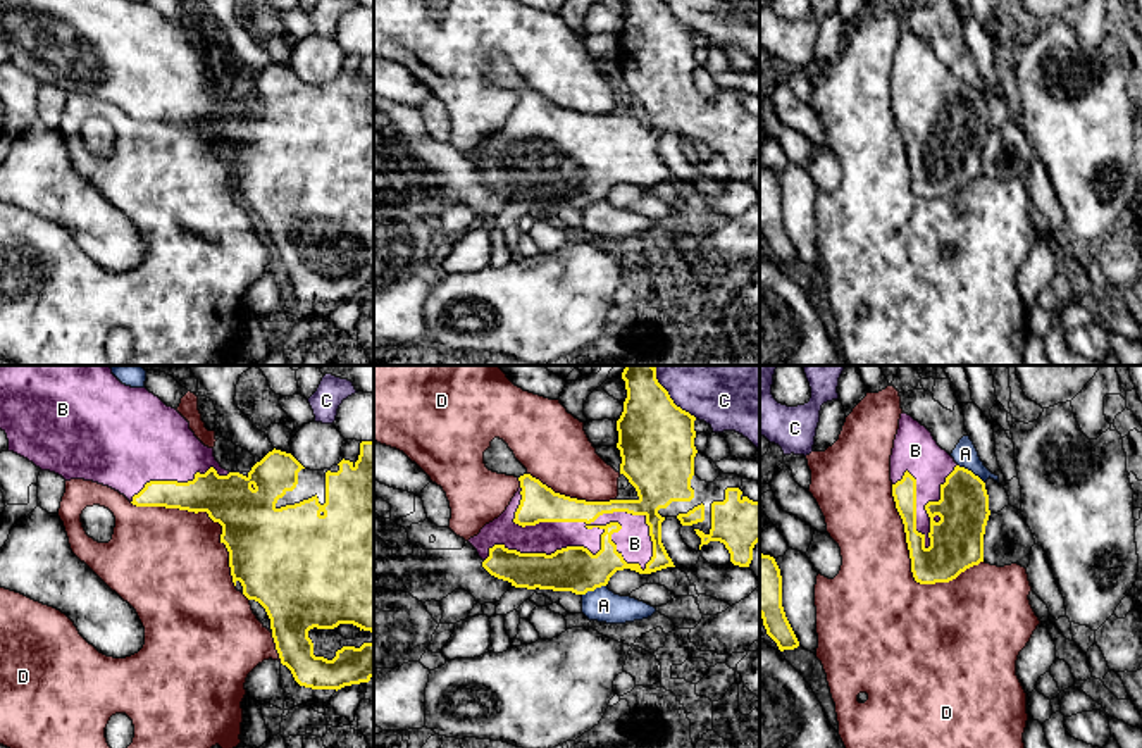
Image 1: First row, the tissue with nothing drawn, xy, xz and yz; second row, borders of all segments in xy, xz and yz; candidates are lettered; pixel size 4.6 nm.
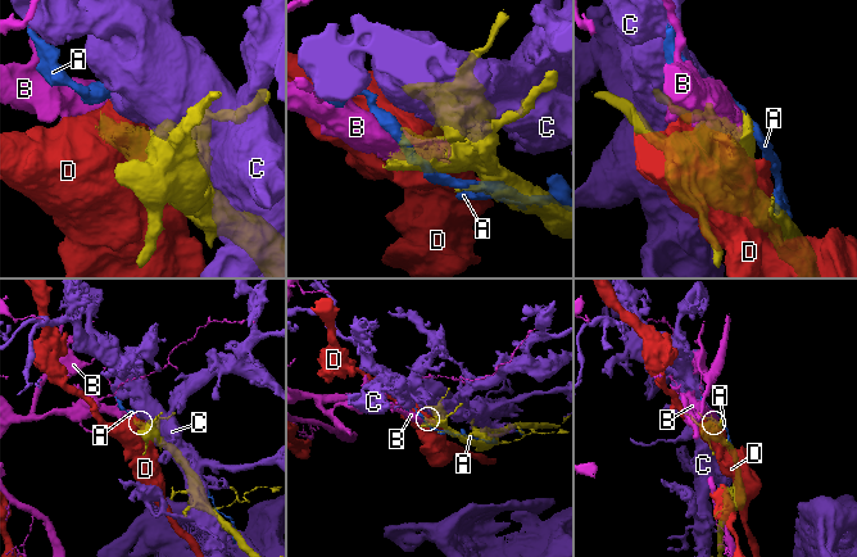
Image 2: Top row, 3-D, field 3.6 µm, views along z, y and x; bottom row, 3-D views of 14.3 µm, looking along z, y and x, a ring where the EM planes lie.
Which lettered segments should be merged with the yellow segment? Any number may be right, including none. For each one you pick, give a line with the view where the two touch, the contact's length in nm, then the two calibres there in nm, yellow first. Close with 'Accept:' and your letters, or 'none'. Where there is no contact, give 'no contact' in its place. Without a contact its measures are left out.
B: xz | 800 nm | 220/160 nm
Accept: B

